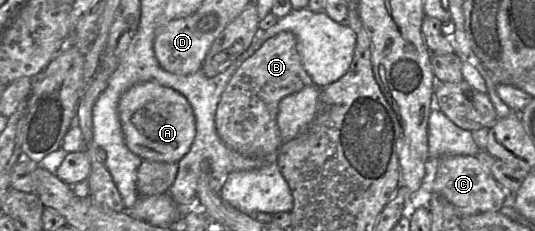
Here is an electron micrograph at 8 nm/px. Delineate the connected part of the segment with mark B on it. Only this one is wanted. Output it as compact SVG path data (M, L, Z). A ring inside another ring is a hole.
M282 31L266 40L261 47L236 70L218 103L215 126L224 144L247 157L263 157L277 153L282 144L277 124L280 101L313 81L302 65L293 33Z

